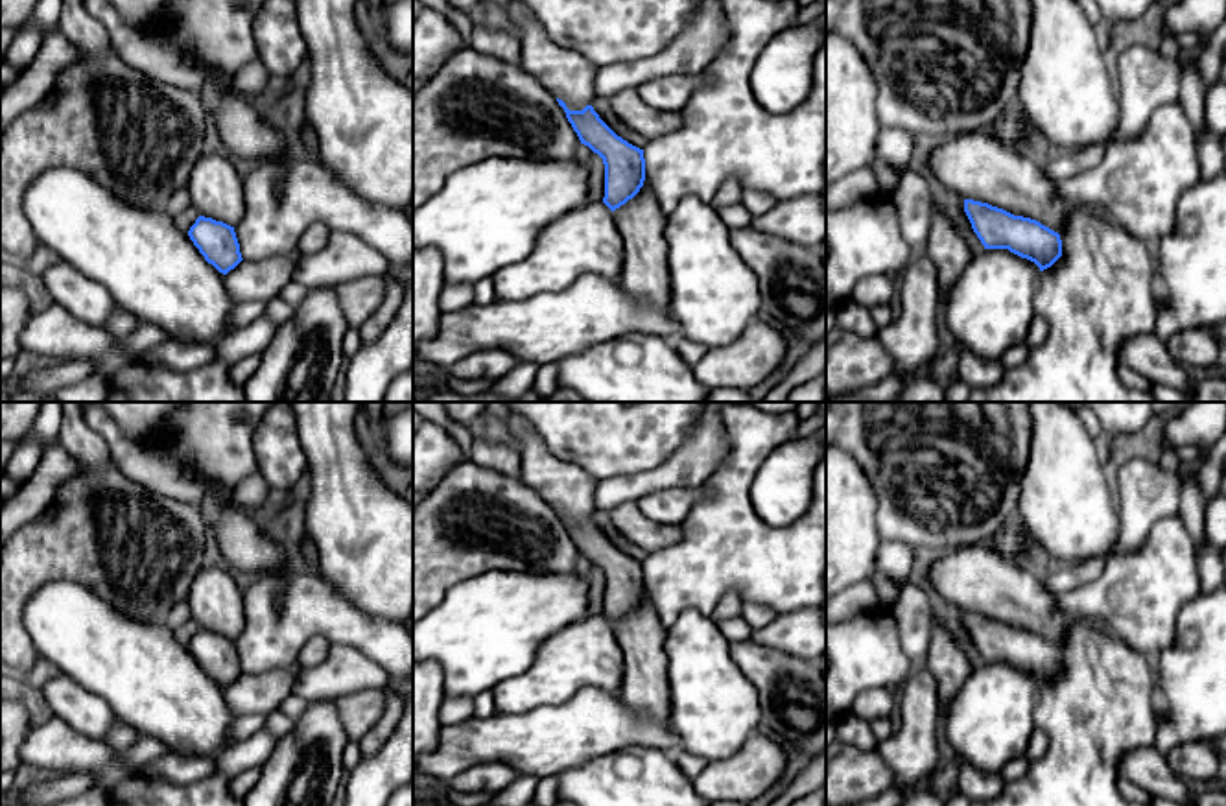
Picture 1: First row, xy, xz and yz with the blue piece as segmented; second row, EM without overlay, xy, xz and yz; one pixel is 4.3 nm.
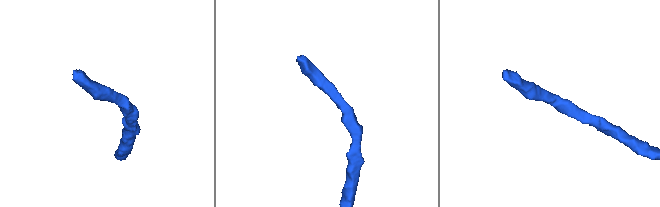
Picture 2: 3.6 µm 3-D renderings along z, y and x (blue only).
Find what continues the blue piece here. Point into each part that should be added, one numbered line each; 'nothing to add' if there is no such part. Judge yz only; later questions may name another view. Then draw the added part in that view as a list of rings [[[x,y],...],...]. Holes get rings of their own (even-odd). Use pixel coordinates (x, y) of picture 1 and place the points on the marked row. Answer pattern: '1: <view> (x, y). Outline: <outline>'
1: yz (976, 166). Outline: [[[988,131],[946,138],[925,157],[937,179],[961,197],[1036,219],[1062,234],[1075,201],[1060,197],[1042,166]]]

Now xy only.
1: xy (216, 187). Outline: [[[203,153],[186,184],[199,216],[236,227],[245,212],[243,175],[225,153]]]

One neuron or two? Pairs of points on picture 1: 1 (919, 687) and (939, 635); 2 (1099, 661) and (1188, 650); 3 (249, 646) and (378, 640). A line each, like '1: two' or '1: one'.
1: two
2: two
3: one

